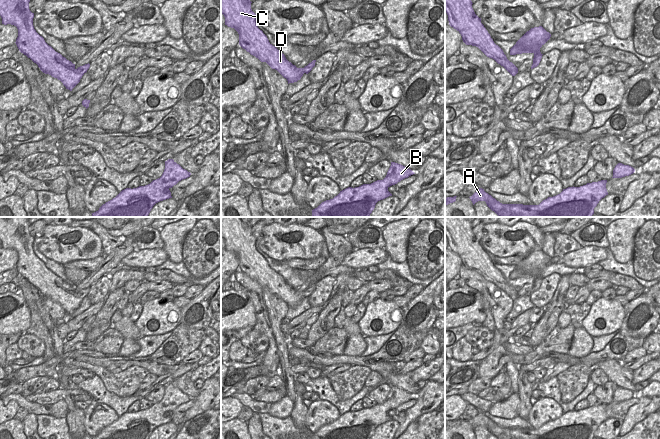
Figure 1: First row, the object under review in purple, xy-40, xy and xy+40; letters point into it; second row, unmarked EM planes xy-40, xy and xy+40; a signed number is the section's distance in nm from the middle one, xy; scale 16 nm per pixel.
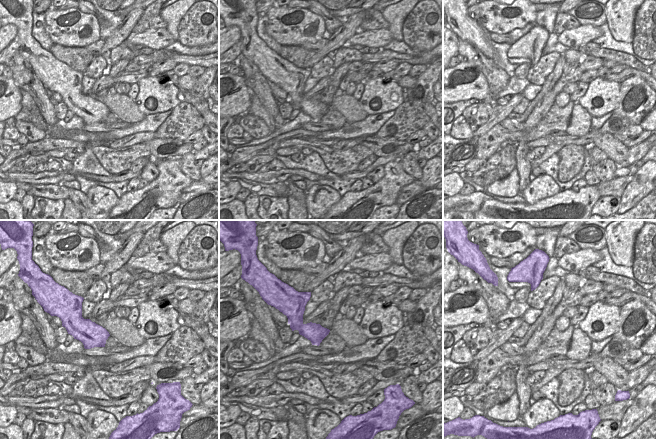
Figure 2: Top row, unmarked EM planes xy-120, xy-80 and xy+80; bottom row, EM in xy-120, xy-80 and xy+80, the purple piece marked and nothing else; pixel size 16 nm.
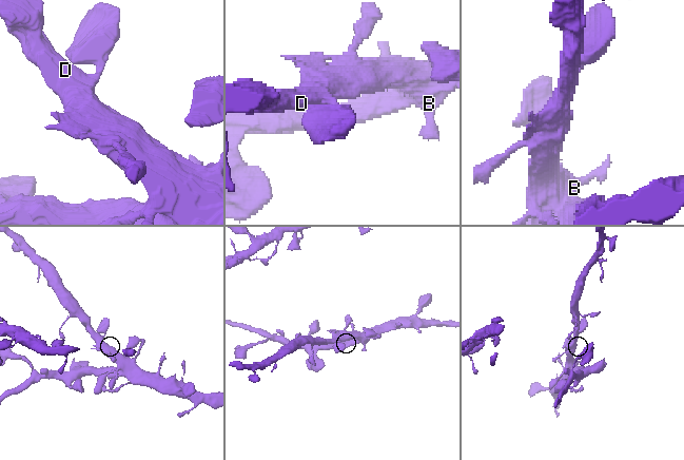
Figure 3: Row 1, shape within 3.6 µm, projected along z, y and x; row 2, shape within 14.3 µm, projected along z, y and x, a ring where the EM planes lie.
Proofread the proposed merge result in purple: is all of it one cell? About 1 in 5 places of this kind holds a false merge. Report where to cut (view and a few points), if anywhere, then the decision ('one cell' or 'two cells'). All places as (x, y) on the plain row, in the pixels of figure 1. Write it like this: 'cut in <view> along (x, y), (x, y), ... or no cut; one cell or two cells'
no cut; one cell

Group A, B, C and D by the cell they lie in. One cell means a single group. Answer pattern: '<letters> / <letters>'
A B C D

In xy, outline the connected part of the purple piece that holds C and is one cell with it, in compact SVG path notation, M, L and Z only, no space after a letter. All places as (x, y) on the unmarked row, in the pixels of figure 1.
M221 217L221 237L225 241L225 249L234 252L239 258L239 269L258 282L261 286L266 286L272 293L277 294L288 308L297 306L304 297L308 298L315 290L316 284L313 284L304 292L297 292L289 286L285 279L273 270L267 260L260 254L256 248L256 238L251 233L251 225L245 217Z

